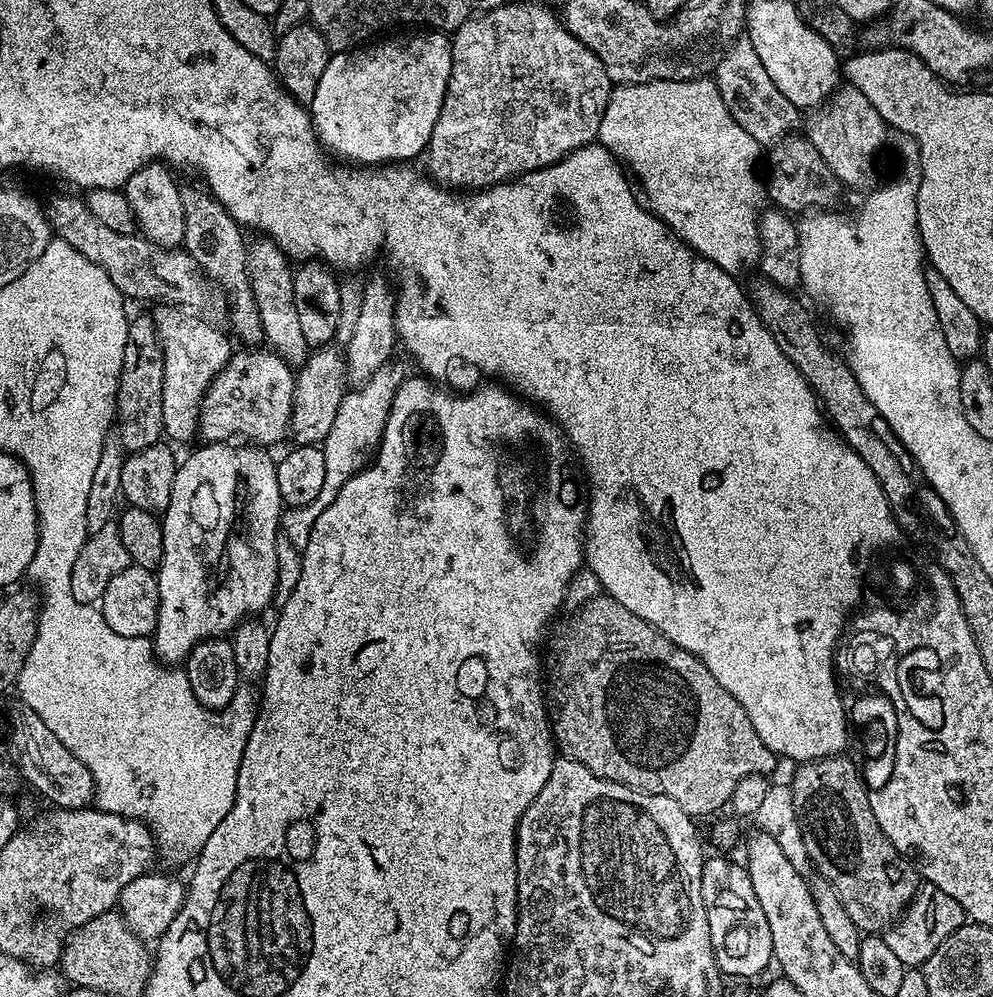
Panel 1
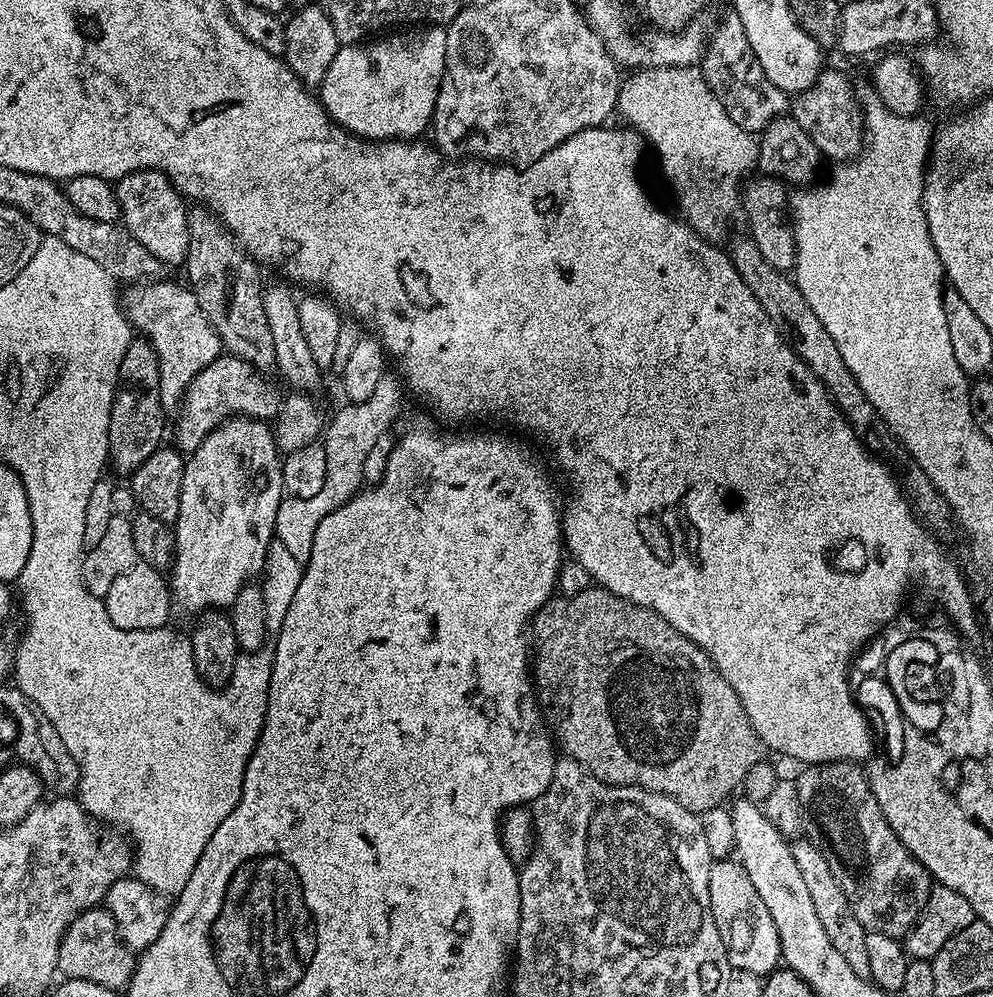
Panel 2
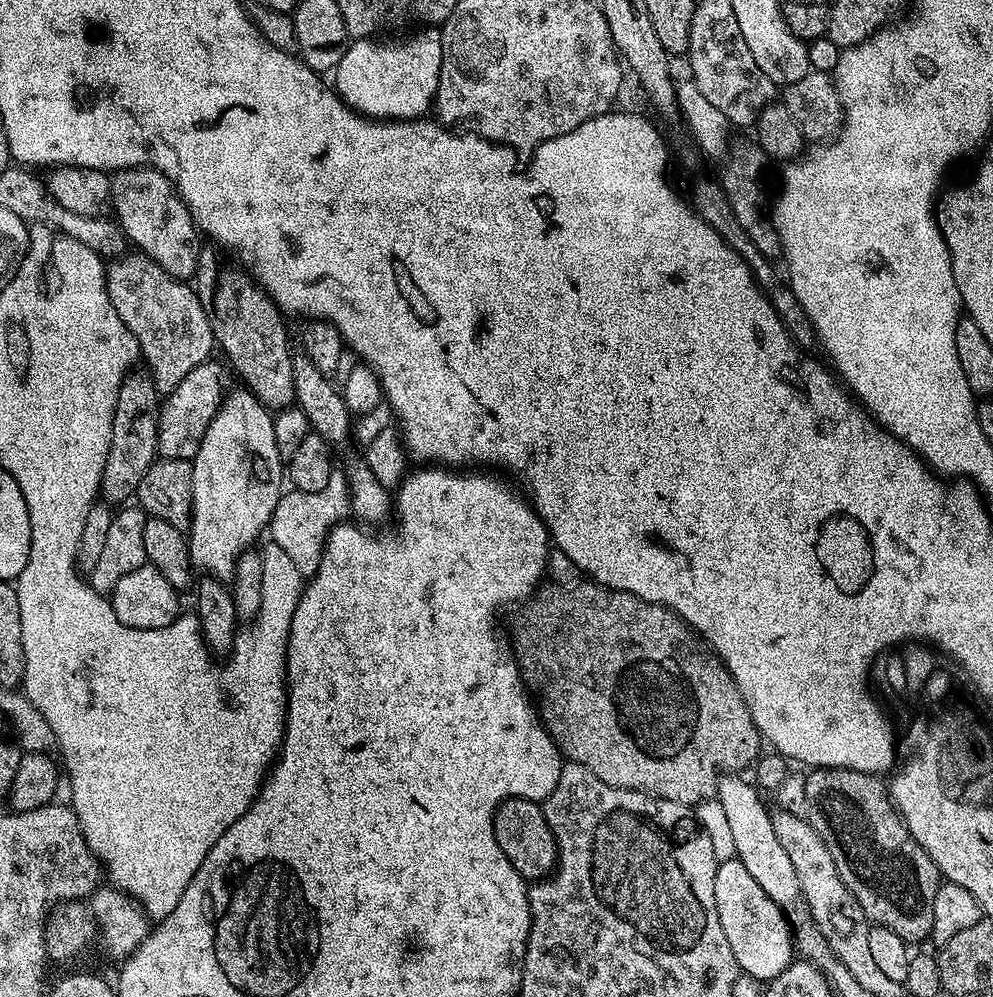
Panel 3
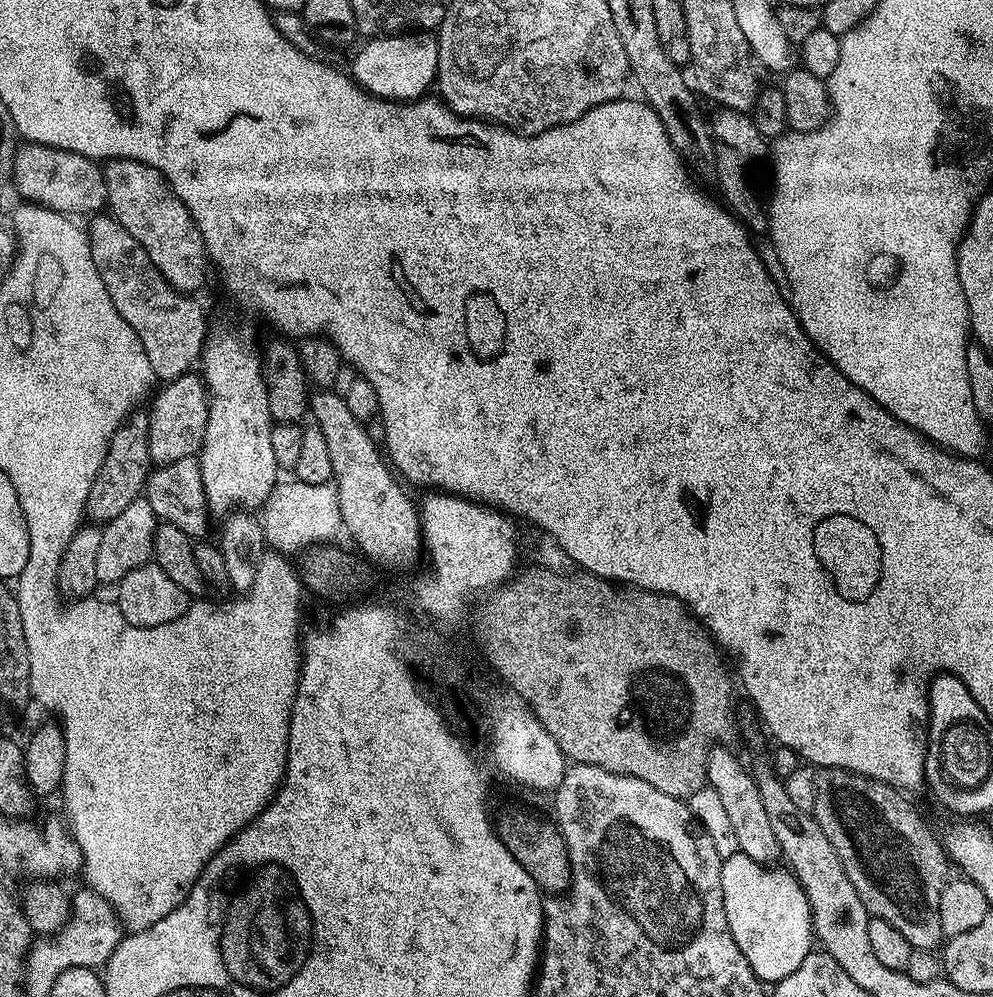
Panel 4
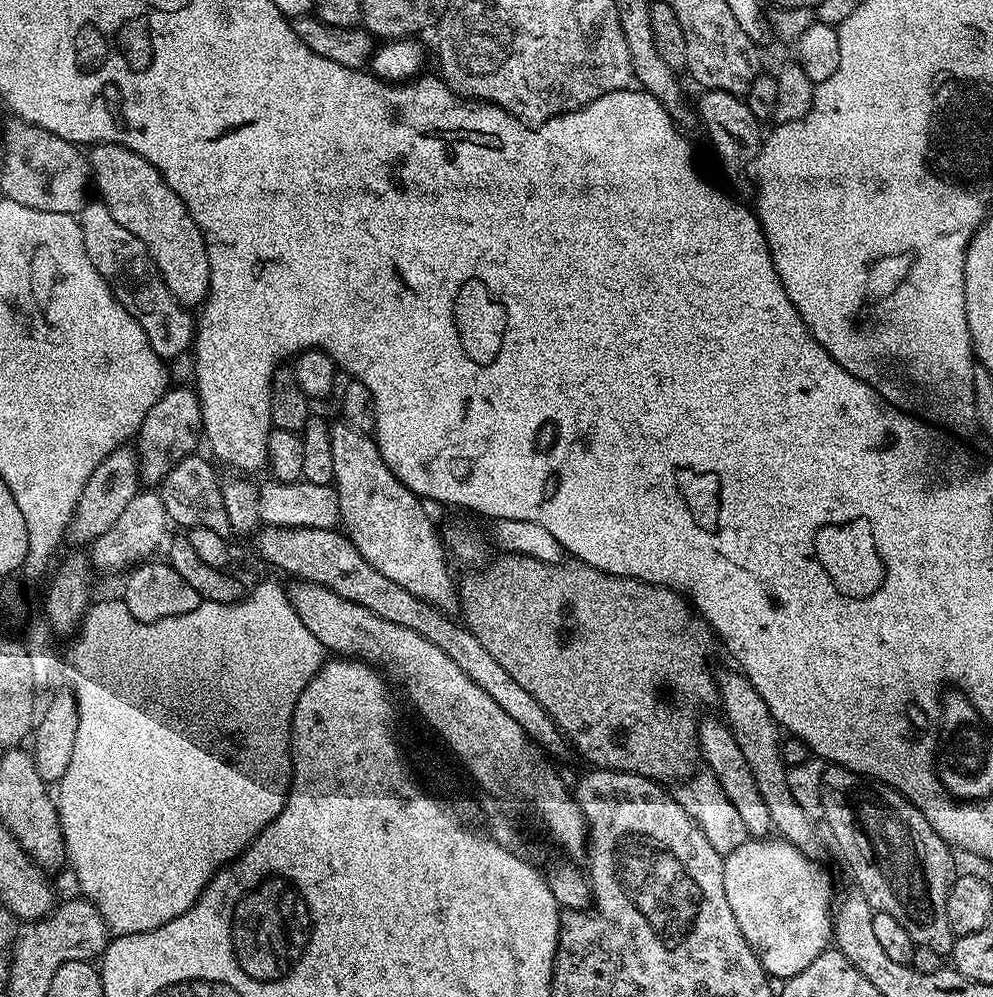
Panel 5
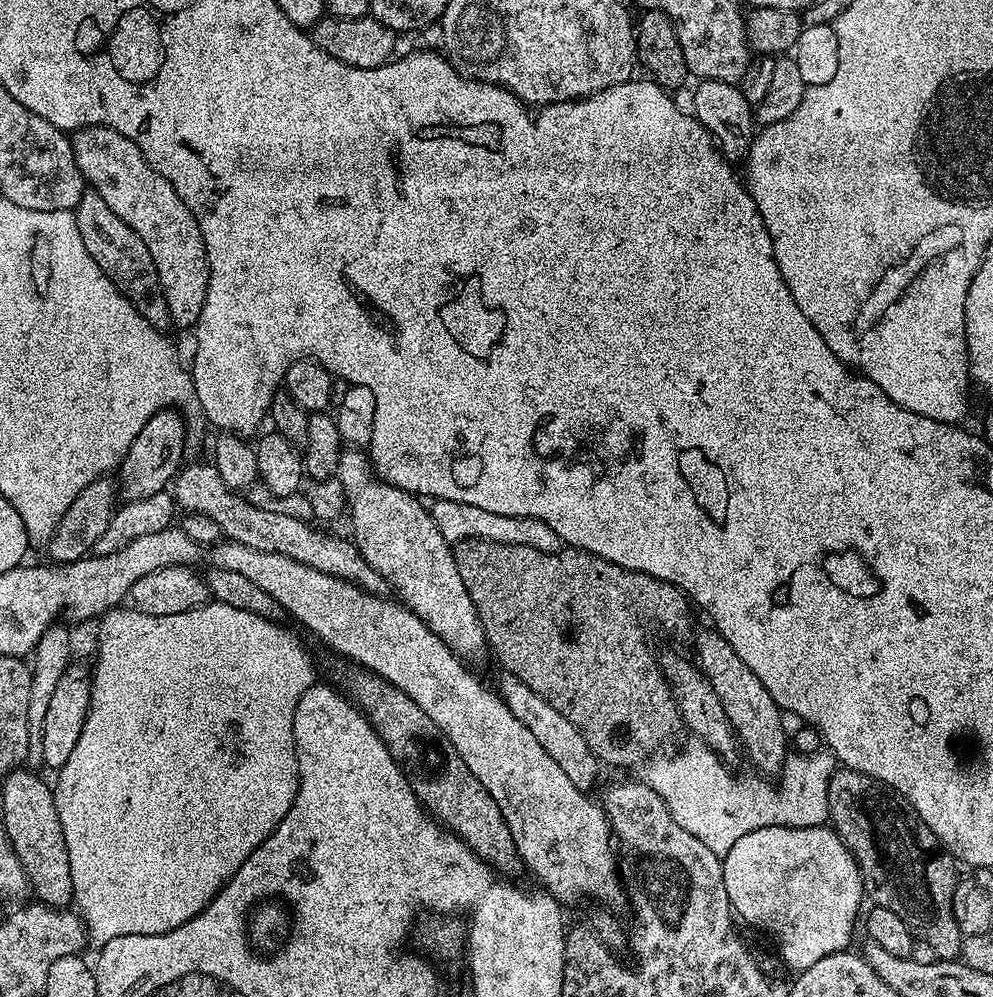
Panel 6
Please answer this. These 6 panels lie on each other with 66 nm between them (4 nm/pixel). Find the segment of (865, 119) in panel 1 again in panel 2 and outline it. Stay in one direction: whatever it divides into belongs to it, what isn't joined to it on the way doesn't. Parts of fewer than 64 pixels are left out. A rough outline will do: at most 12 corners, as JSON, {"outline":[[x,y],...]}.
{"outline":[[825,67],[790,115],[821,157],[862,152],[864,113],[847,78]]}

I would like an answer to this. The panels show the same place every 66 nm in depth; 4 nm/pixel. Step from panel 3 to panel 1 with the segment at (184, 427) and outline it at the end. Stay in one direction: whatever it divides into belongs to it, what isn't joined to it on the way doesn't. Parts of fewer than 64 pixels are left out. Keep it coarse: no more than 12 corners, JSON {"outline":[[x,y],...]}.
{"outline":[[233,351],[204,392],[199,439],[289,435],[296,372]]}

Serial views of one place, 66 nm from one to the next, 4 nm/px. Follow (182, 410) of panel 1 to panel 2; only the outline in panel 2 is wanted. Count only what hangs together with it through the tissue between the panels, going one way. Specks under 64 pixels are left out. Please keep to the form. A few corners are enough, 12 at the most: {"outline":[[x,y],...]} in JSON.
{"outline":[[165,278],[122,292],[158,354],[165,413],[222,354],[191,287]]}

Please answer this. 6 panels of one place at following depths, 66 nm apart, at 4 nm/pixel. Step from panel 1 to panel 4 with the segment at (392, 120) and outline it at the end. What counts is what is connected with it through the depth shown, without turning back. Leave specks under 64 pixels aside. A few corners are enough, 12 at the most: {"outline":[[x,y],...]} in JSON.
{"outline":[[424,30],[368,38],[350,75],[369,96],[411,102],[436,83]]}

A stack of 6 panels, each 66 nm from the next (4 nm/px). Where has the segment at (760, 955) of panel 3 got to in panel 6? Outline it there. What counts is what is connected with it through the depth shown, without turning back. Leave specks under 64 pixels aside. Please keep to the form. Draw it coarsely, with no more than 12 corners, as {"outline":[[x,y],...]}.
{"outline":[[828,826],[727,845],[733,913],[805,972],[845,951],[866,897]]}

